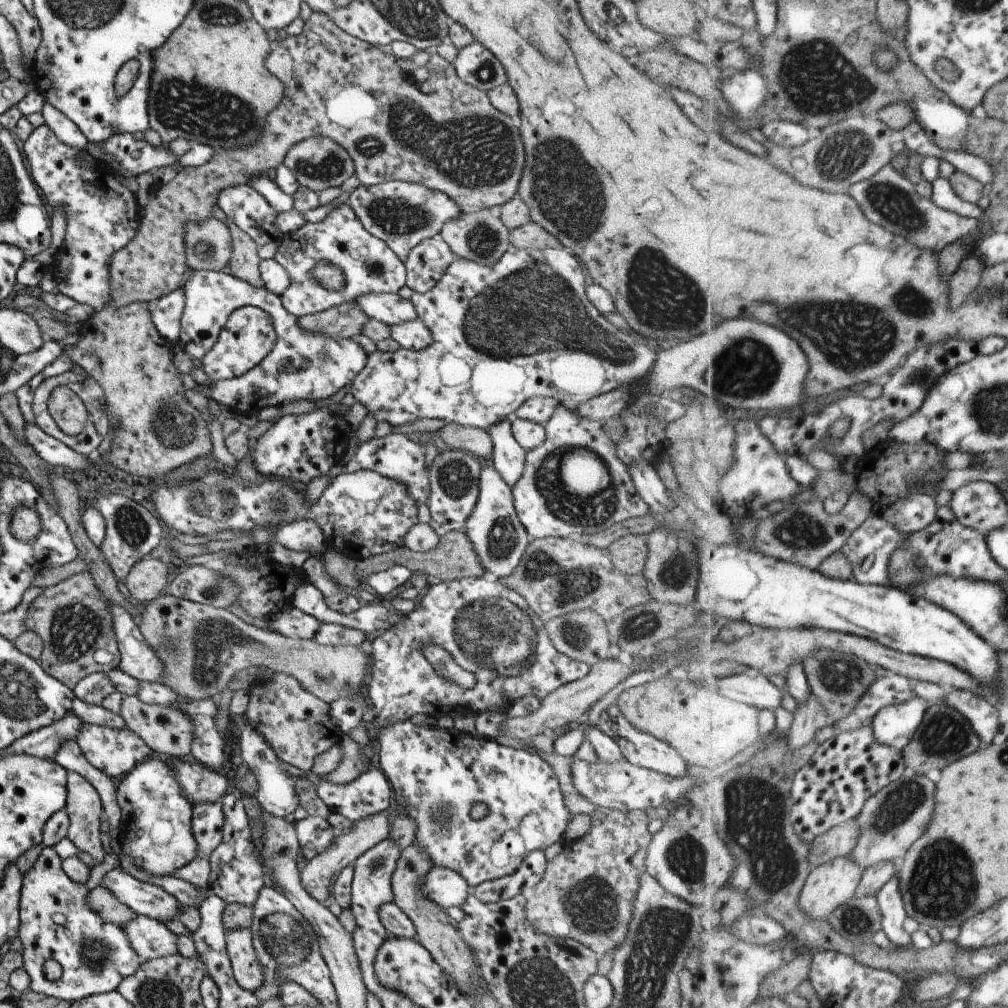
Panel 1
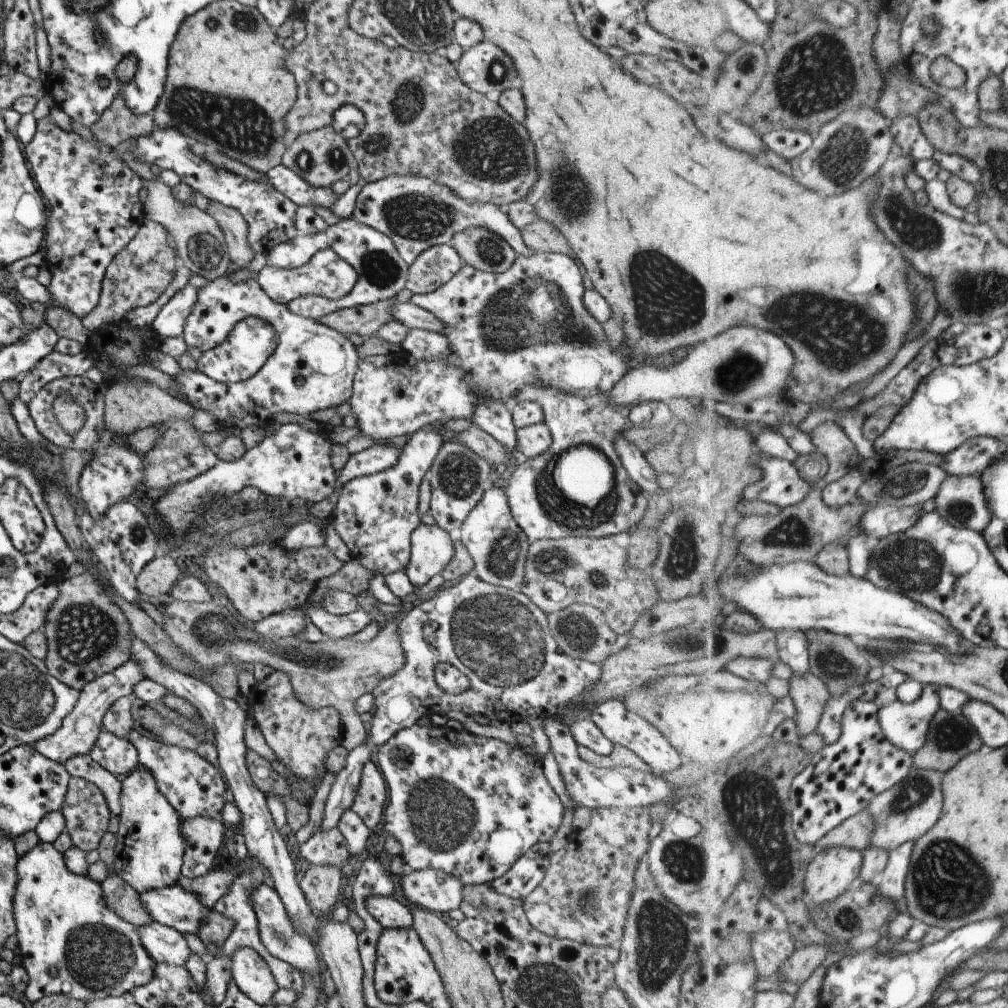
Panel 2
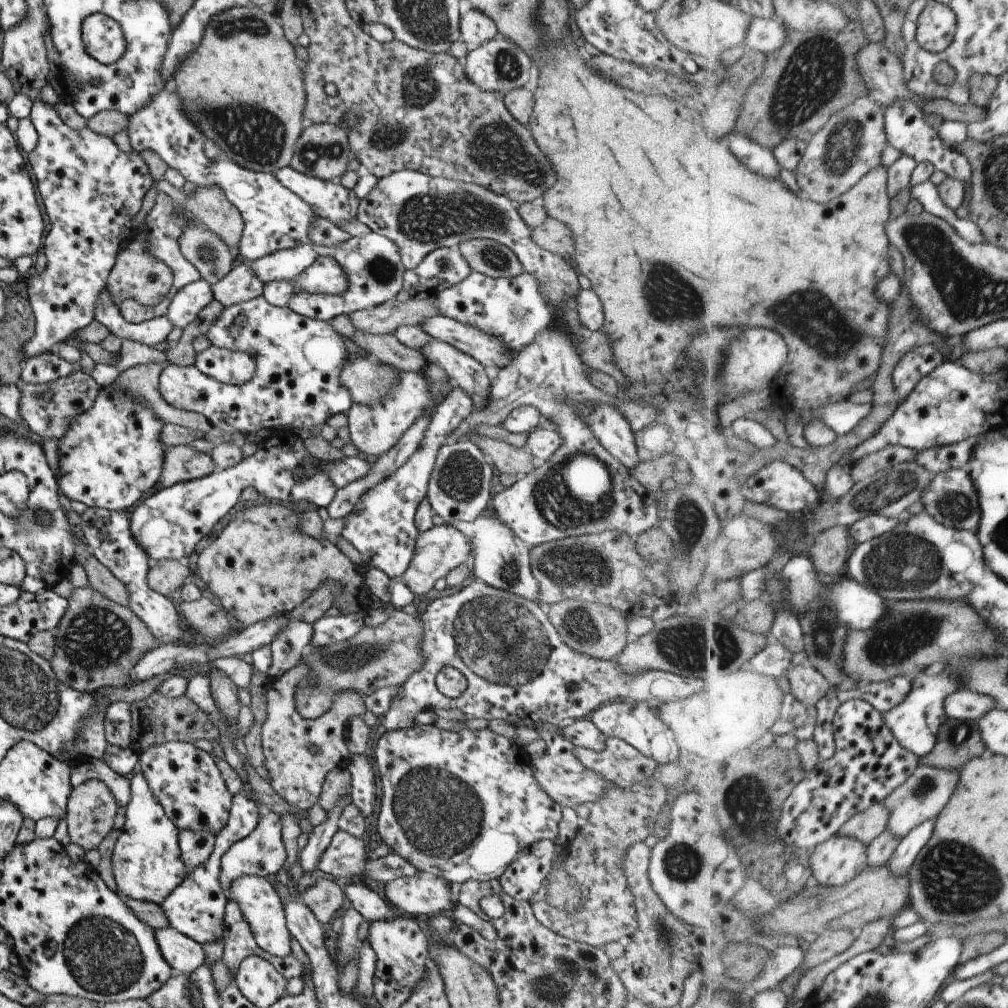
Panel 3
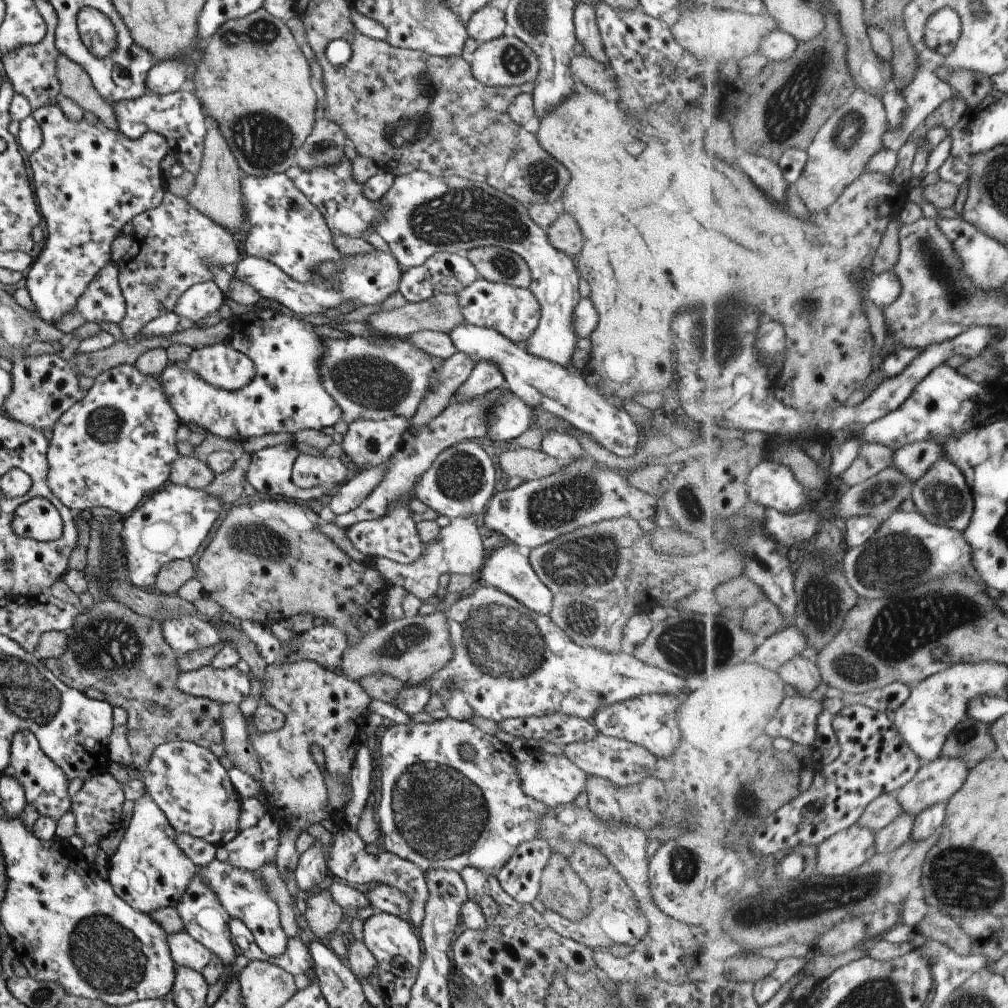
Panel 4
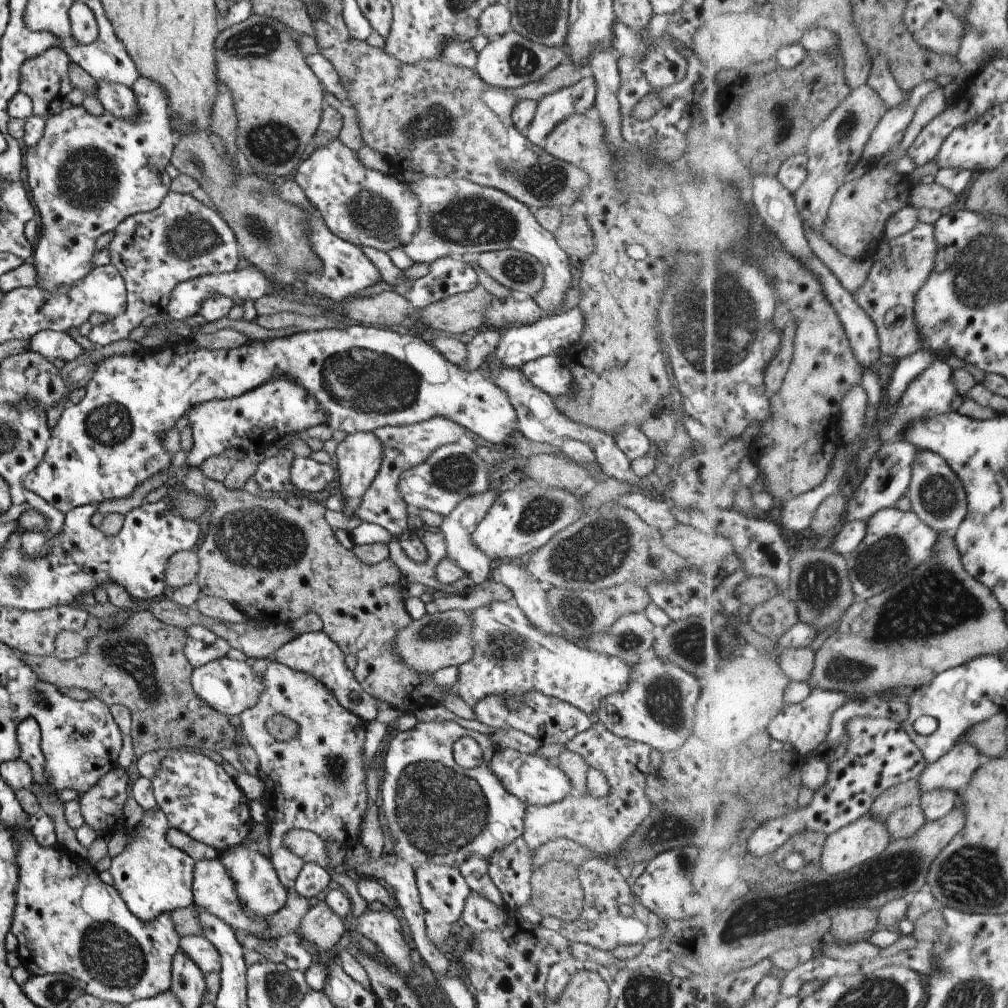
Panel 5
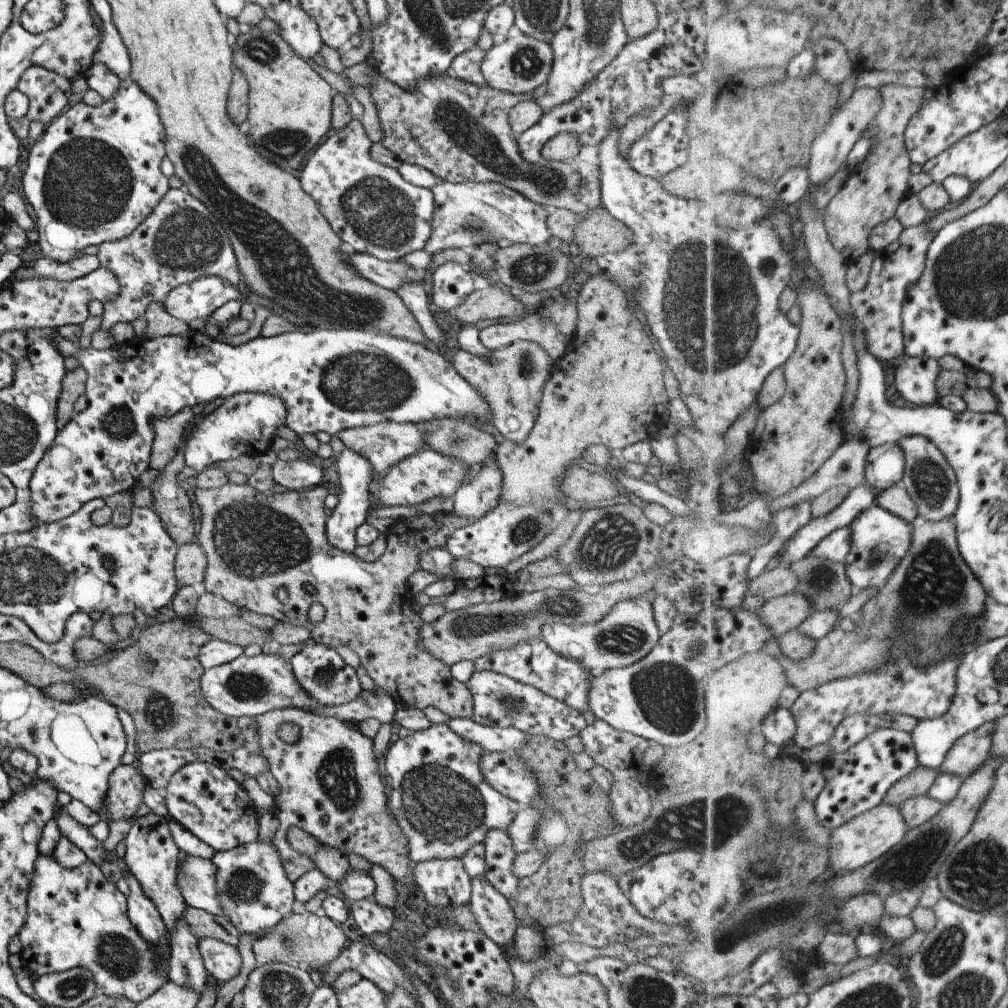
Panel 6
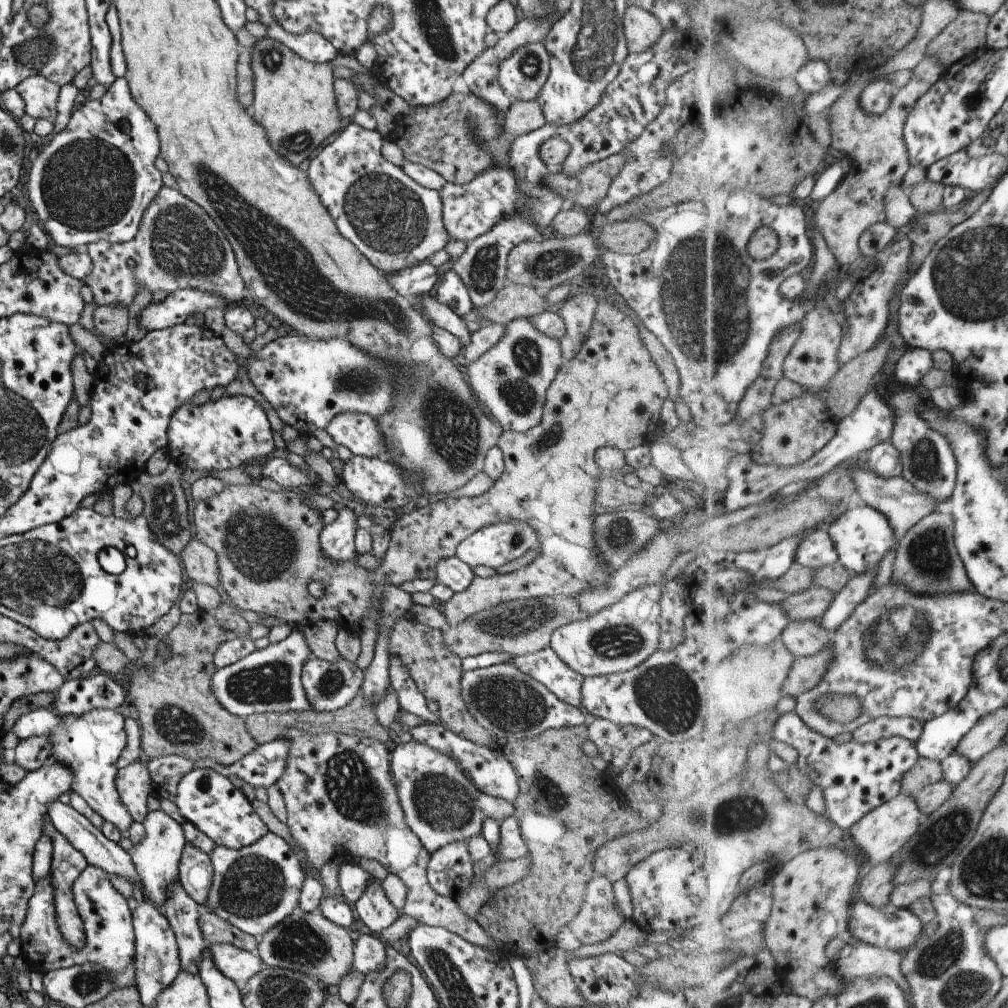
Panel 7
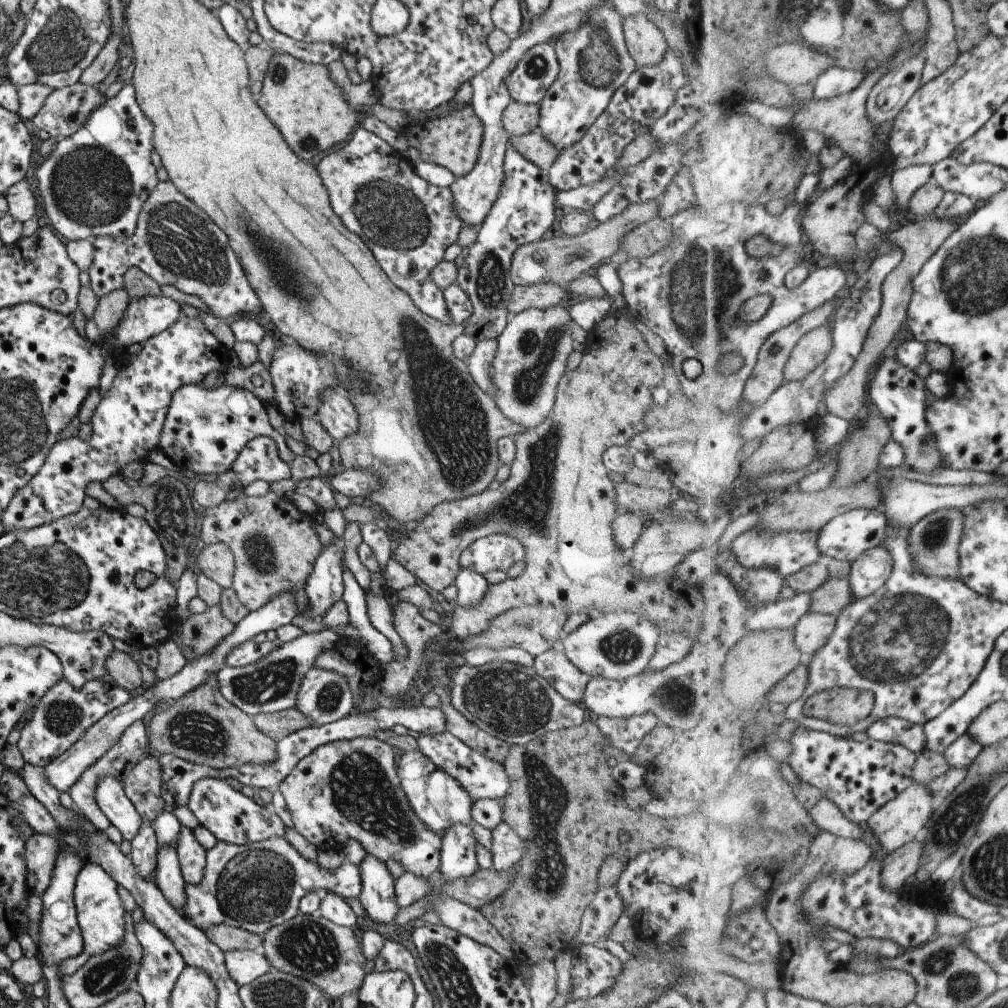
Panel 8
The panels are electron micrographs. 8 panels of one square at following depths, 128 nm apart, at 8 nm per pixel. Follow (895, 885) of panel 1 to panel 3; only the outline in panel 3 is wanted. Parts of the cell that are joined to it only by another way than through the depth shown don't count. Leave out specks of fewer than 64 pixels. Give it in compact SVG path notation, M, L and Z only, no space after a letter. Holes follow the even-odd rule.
M937 818L924 823L902 840L887 864L888 870L891 873L895 875L905 875L910 872L916 857L934 834L936 820Z

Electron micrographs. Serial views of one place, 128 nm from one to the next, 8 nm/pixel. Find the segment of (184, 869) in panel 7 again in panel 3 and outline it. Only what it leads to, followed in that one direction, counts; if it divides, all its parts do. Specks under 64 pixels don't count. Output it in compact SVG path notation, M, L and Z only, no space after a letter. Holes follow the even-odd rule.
M241 876L231 882L225 892L225 898L234 901L240 907L245 921L249 924L253 939L263 951L281 959L292 953L292 941L285 925L282 901L274 886L271 886L267 880L257 876Z

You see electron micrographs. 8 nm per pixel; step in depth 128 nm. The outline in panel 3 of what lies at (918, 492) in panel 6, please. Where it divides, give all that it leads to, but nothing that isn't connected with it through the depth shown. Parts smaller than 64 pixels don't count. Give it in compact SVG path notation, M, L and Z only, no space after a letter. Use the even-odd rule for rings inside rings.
M954 469L934 476L922 497L925 511L940 524L977 533L982 518L980 497L968 469Z

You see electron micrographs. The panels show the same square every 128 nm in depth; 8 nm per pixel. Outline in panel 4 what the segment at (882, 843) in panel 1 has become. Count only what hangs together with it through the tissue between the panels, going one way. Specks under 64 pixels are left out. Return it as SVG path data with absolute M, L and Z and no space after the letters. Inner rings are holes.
M941 756L934 762L924 762L916 778L897 793L898 802L906 814L916 818L926 809L952 800L969 774L968 765L959 758Z

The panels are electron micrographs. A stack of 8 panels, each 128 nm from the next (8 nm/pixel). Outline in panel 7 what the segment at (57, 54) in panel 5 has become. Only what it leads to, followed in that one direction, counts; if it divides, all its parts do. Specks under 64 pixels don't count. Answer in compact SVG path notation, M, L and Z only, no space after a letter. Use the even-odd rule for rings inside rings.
M34 74L21 80L14 89L23 99L25 115L33 120L41 118L54 122L59 88L60 86L53 84L43 76Z

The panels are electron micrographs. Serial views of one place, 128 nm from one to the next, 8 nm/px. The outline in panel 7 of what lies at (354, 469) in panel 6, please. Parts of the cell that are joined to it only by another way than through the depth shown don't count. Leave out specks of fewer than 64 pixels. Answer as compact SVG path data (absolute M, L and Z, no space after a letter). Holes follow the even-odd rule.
M345 504L336 512L333 522L323 526L319 534L319 545L324 556L332 561L351 561L357 556L354 548L356 530L356 507Z

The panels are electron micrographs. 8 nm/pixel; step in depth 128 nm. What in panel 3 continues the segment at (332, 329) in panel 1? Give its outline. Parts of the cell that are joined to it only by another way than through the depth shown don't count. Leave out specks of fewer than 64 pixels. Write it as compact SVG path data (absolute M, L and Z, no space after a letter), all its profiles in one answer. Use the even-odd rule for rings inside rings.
M410 297L400 302L393 298L378 306L350 313L349 323L355 331L373 335L393 334L402 325L419 325L426 317L437 315L438 311L429 297Z

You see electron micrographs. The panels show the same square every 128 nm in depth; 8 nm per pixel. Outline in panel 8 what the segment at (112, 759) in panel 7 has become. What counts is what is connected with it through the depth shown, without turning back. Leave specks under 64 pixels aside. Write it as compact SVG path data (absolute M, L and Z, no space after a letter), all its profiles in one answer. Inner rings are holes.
M103 776L95 782L93 792L97 808L105 814L109 824L113 825L123 839L133 840L139 826L144 823L136 808L129 802L122 789L122 783L113 776Z

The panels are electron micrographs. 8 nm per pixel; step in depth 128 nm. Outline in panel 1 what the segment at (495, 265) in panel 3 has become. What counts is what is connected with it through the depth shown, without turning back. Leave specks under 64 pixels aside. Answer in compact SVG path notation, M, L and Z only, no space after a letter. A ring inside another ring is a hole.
M481 209L477 210L477 212L463 213L461 216L453 218L453 220L447 220L441 226L437 236L443 239L454 257L483 266L491 266L509 248L509 233L510 231L501 224L499 217L493 216L489 210Z

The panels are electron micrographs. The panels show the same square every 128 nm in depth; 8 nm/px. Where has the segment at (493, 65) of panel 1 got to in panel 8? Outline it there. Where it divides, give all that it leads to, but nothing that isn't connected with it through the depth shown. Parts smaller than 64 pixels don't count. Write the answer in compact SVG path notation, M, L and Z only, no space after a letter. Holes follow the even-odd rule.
M552 42L528 48L505 81L511 100L521 104L538 104L558 72Z

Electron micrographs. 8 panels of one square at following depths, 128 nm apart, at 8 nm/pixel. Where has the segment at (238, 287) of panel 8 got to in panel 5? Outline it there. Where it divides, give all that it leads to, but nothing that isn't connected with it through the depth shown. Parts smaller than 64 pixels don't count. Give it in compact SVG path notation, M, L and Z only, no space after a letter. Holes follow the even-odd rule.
M167 191L157 208L147 213L129 215L114 231L113 239L105 249L110 255L109 263L119 272L123 280L126 291L126 308L120 316L113 319L108 318L108 322L103 325L93 326L91 332L85 335L89 343L95 346L103 347L127 339L145 317L164 312L171 292L177 284L197 279L199 276L231 273L237 269L238 243L233 232L214 208L203 206L189 194Z

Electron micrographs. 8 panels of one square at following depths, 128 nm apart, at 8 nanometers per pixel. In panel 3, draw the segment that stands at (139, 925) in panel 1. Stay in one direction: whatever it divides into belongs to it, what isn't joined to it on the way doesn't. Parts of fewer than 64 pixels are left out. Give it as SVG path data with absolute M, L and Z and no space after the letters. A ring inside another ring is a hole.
M172 927L153 930L157 949L173 973L189 975L204 960L201 945L187 939Z

